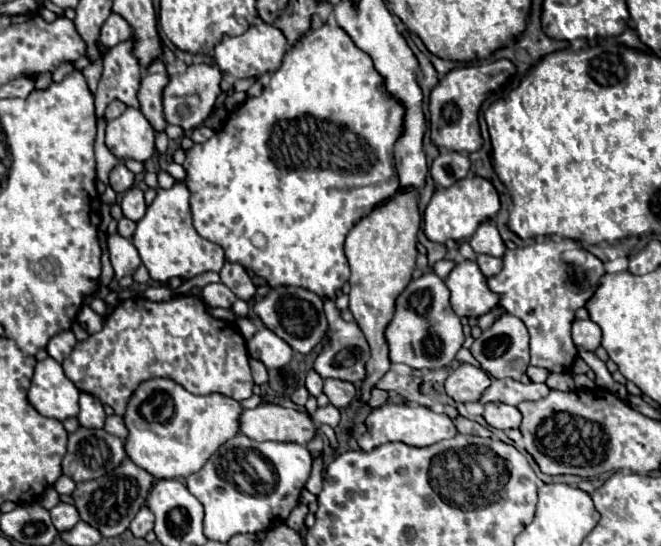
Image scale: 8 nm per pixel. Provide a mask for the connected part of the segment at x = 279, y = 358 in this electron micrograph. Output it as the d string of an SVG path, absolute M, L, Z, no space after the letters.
M269 329L257 331L255 337L247 341L247 347L249 353L255 359L263 361L267 369L281 369L293 357L293 349L281 337L275 337L275 333L271 333Z

